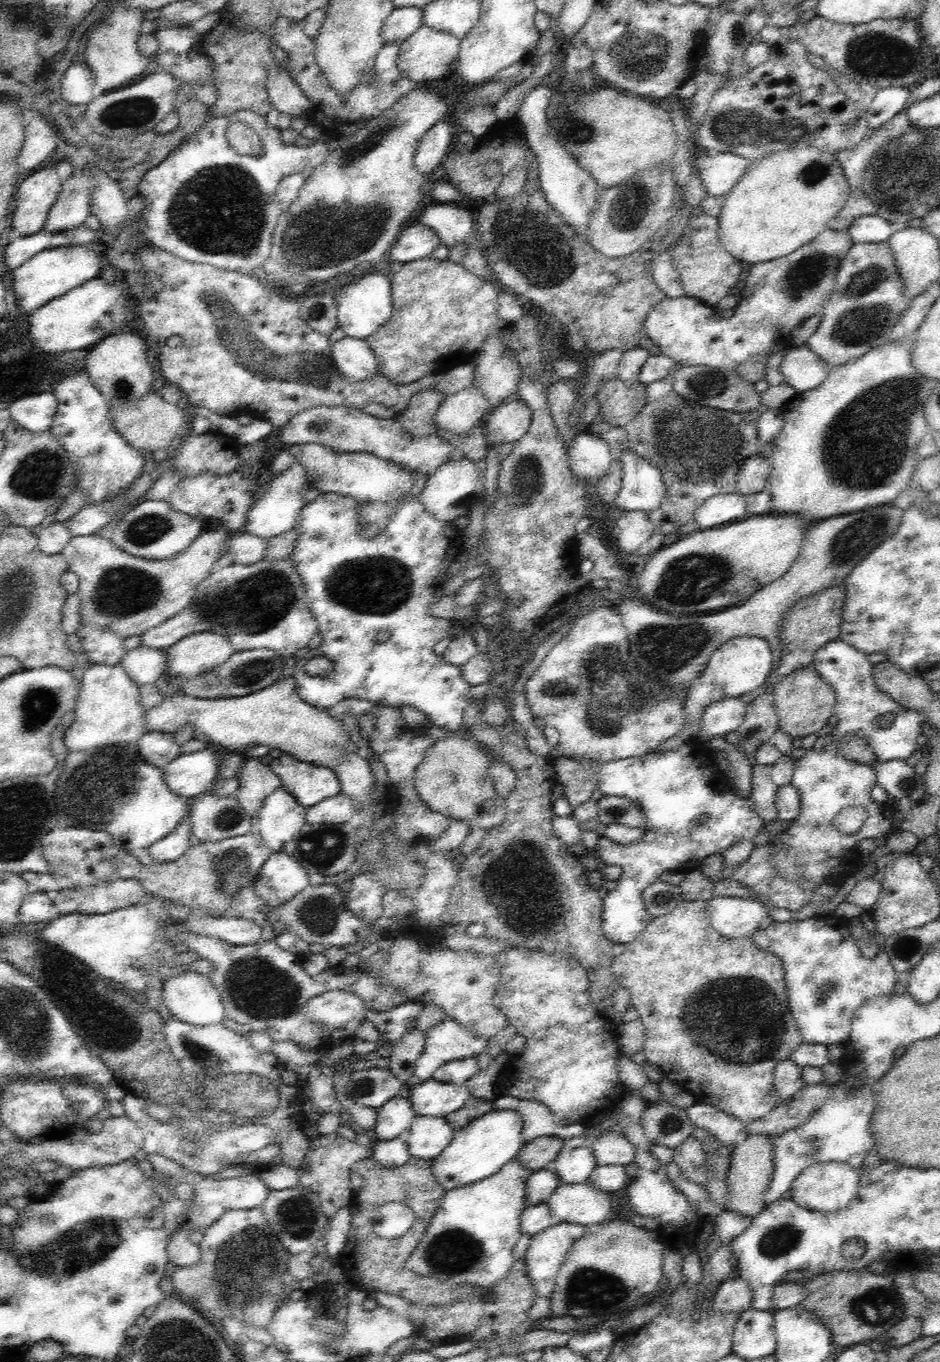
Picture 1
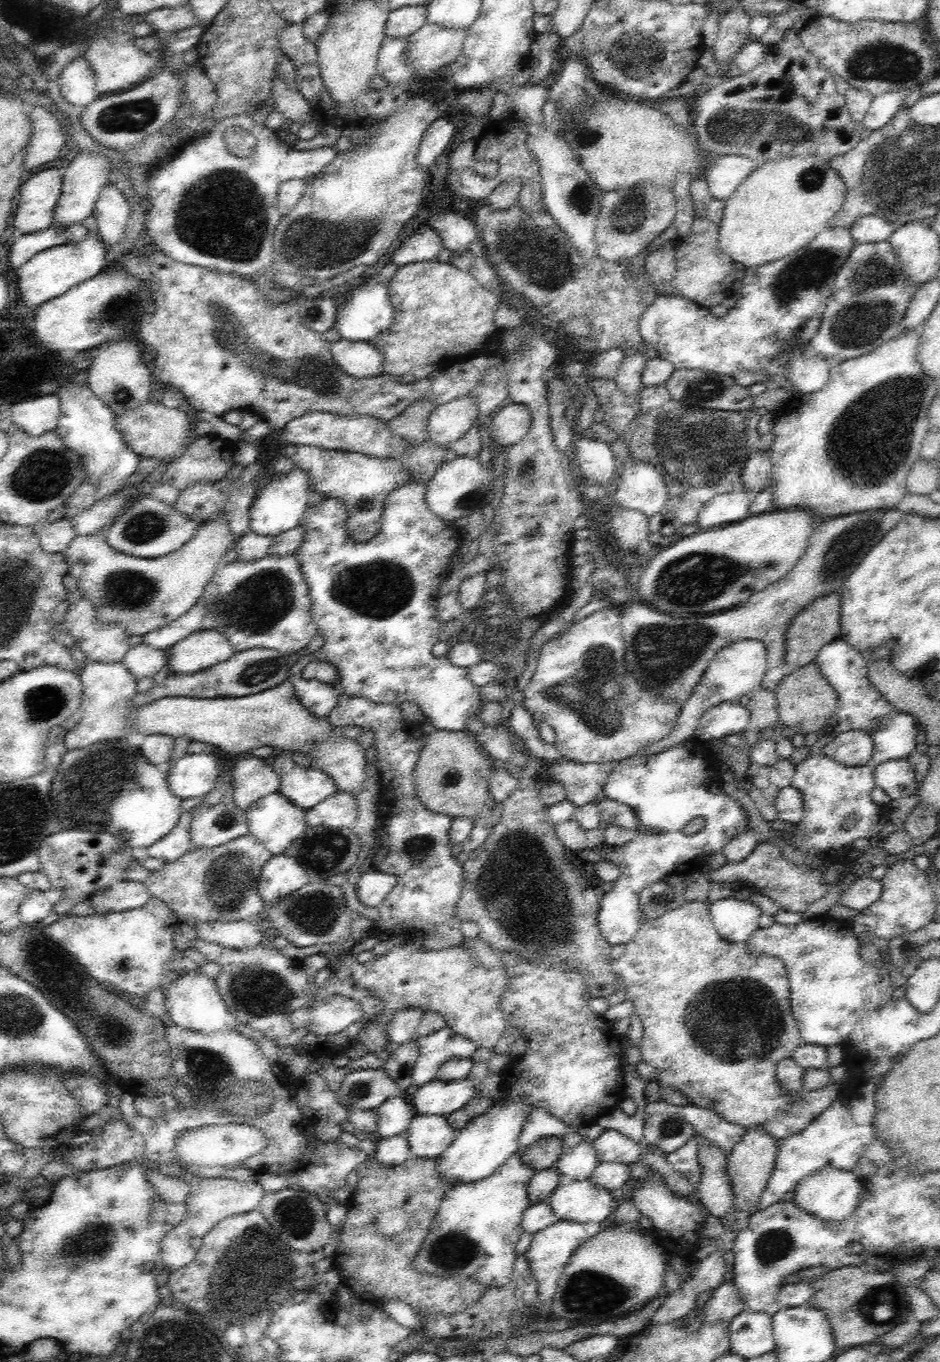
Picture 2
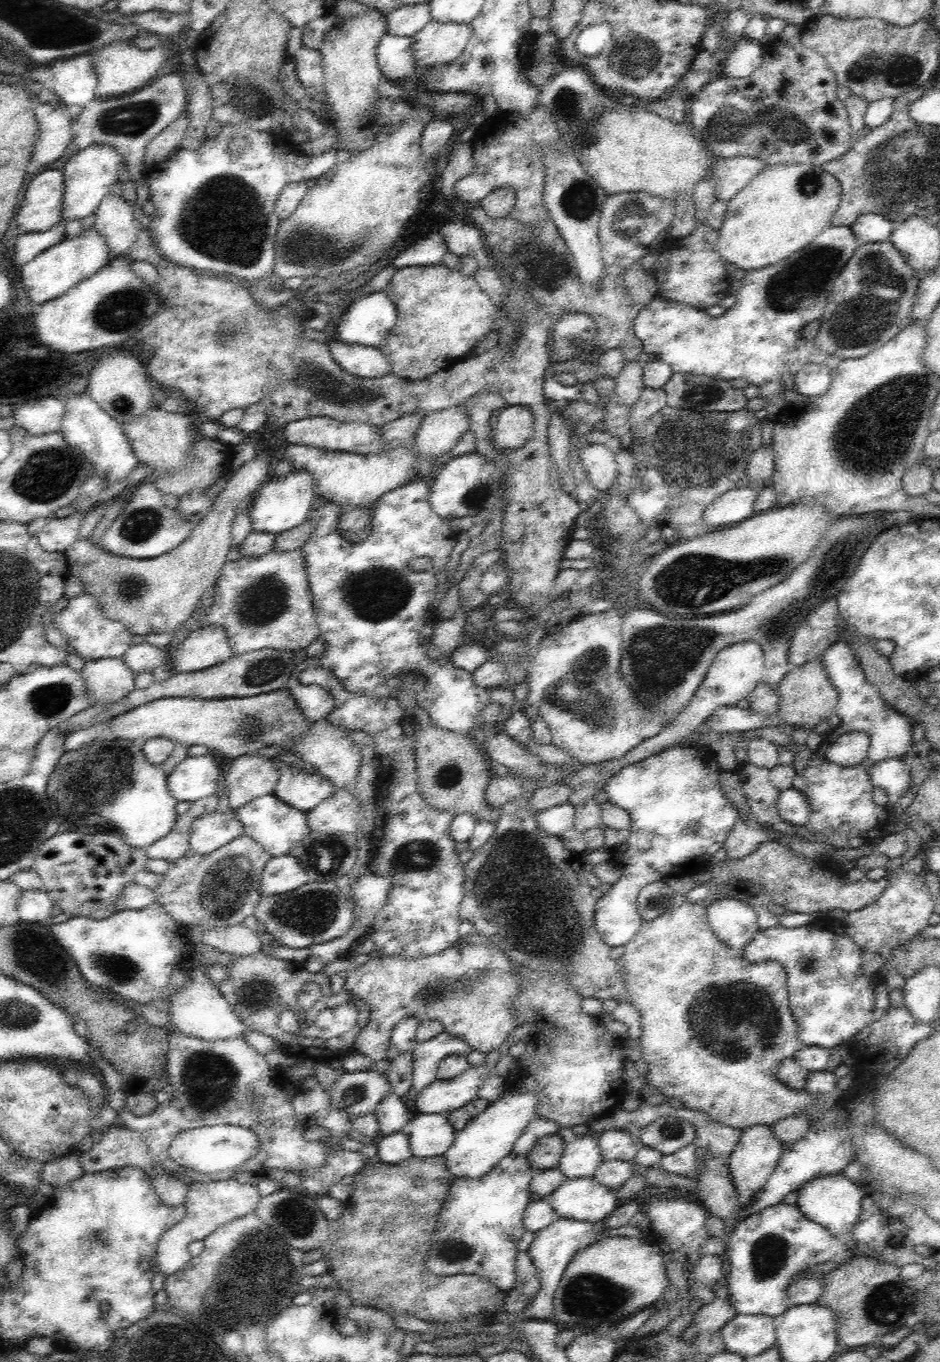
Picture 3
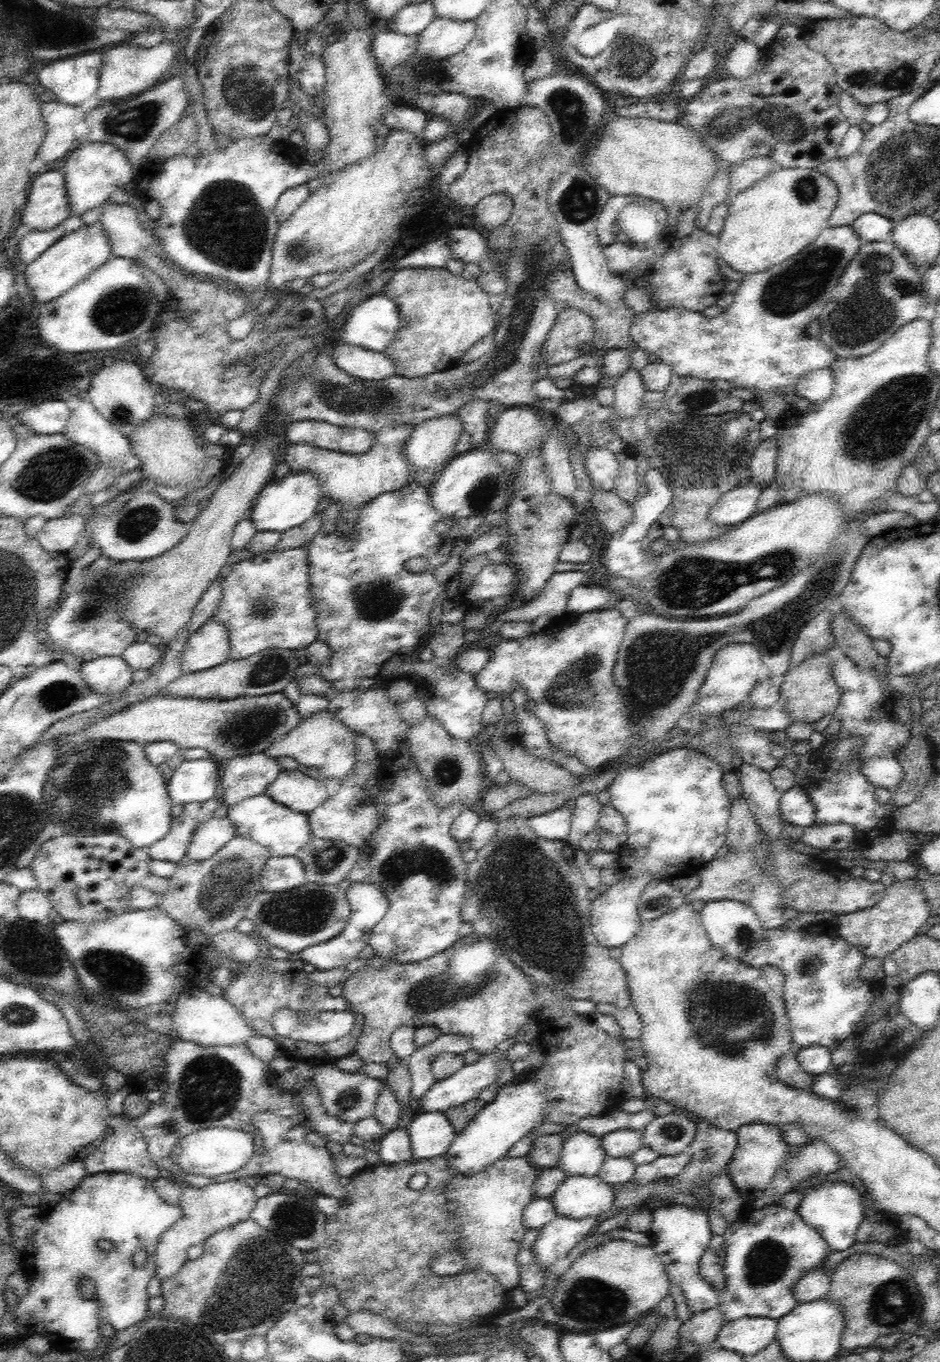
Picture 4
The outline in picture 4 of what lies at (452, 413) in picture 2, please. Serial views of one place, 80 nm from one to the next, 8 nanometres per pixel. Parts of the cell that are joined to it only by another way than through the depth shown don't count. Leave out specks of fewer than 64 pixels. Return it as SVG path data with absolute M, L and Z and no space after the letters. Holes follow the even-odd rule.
M457 414L434 416L417 424L403 448L416 470L442 469L452 459L458 437L464 431Z

